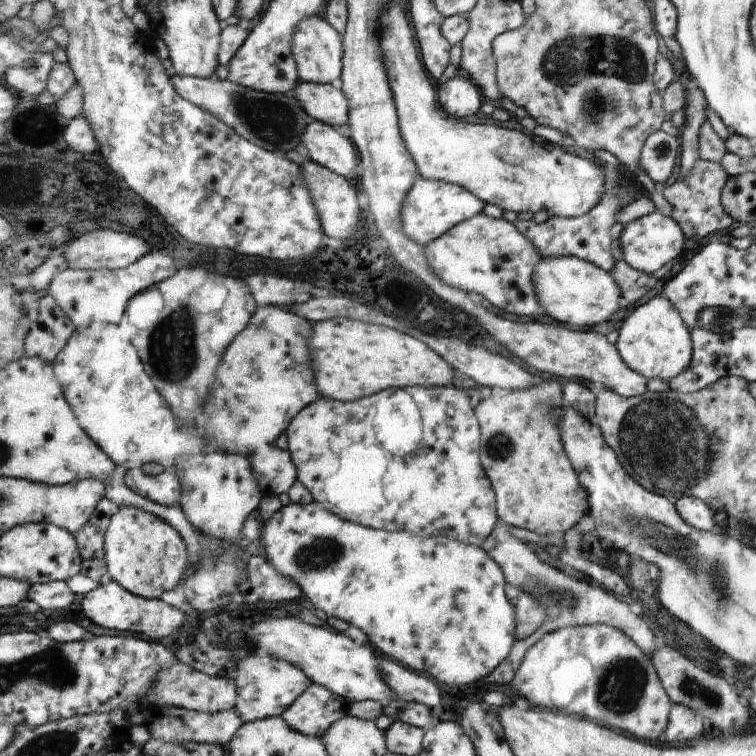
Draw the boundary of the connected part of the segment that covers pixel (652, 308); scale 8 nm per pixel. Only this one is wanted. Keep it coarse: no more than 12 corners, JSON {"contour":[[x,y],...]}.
{"contour":[[661,294],[620,324],[633,370],[667,383],[686,370],[691,334]]}

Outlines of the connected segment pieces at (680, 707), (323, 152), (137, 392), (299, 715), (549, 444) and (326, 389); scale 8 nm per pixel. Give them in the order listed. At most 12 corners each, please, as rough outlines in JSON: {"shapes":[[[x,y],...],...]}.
{"shapes":[[[671,704],[665,739],[694,742],[702,718],[685,704]],[[313,120],[300,146],[348,180],[358,150],[344,129]],[[119,324],[77,327],[53,363],[116,465],[169,469],[178,432]],[[312,683],[281,717],[322,737],[351,701]],[[563,384],[475,408],[498,518],[546,536],[586,516]],[[314,323],[324,397],[448,387],[452,368],[384,325]]]}

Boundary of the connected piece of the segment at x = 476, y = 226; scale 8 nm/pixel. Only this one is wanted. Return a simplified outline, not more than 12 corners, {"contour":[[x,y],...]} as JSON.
{"contour":[[483,212],[424,248],[448,286],[540,316],[535,245]]}

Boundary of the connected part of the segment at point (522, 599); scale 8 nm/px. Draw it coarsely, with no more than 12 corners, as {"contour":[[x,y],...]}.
{"contour":[[511,584],[515,638],[525,639],[543,624],[545,610]]}

